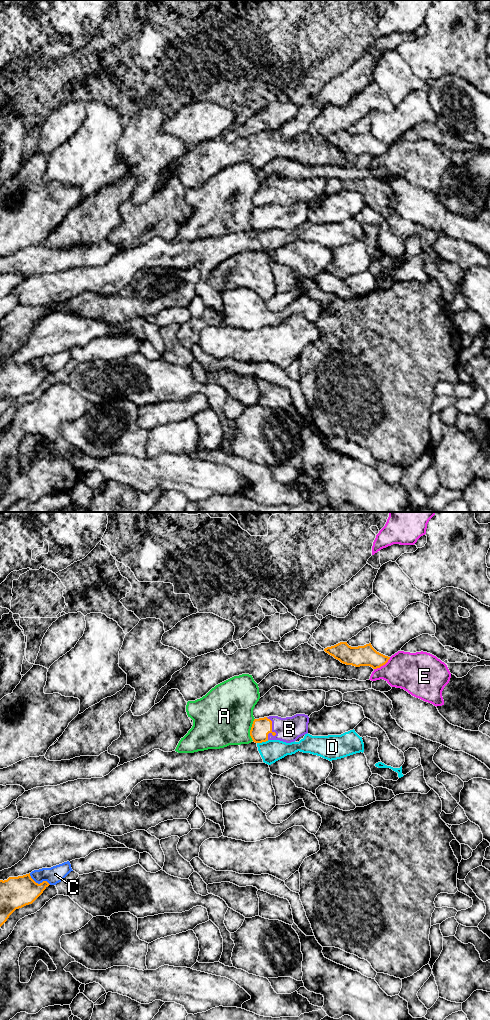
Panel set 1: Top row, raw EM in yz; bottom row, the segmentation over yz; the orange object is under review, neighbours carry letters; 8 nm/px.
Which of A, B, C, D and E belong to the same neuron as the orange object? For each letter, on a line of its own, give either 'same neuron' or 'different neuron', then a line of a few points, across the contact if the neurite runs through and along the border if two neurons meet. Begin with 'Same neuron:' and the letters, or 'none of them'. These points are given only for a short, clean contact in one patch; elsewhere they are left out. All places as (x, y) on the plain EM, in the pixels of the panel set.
Same neuron: B
A: different neuron
B: same neuron; line yz (261, 215), (271, 216), (289, 217)
C: different neuron; line yz (29, 361), (36, 370), (47, 369), (50, 372)
D: different neuron; line yz (268, 228), (257, 231)
E: different neuron

